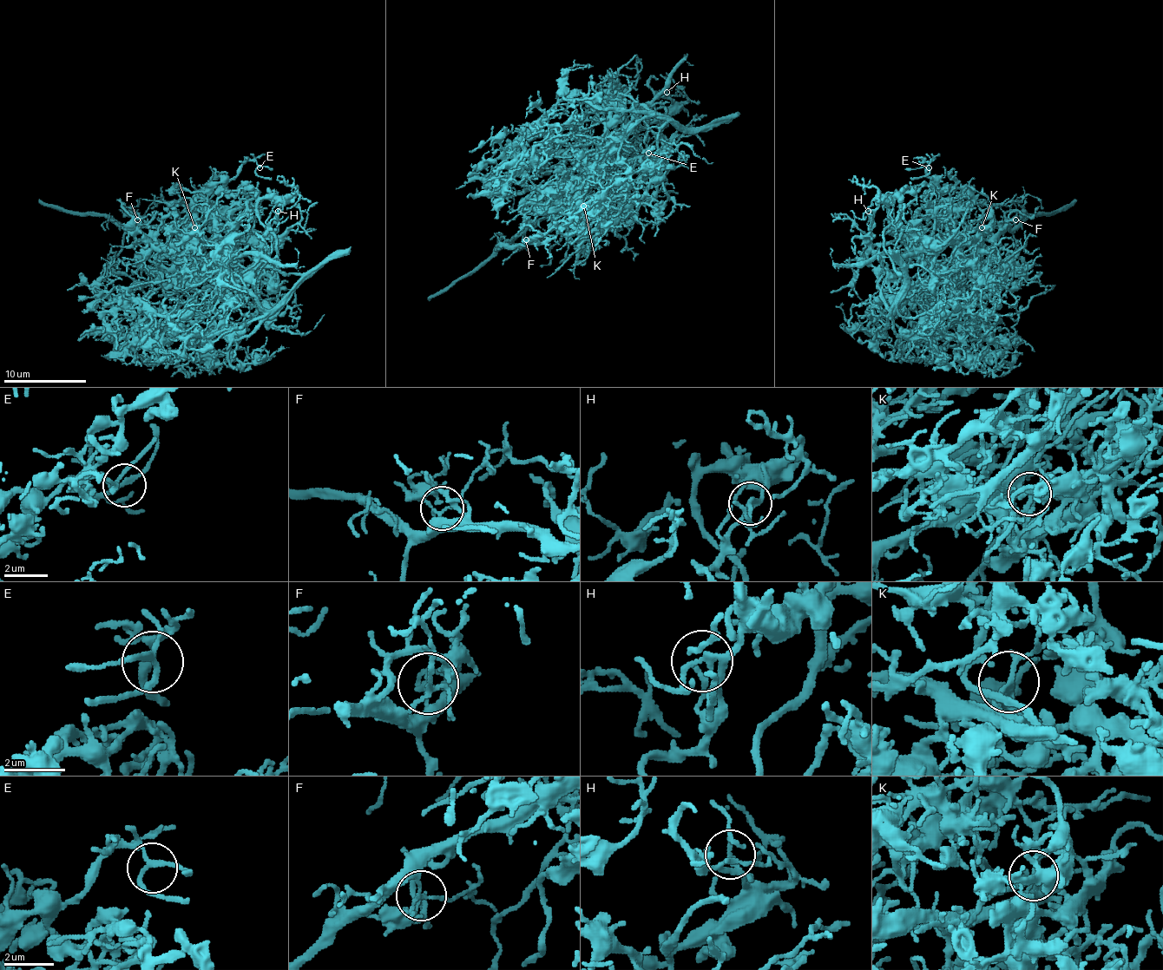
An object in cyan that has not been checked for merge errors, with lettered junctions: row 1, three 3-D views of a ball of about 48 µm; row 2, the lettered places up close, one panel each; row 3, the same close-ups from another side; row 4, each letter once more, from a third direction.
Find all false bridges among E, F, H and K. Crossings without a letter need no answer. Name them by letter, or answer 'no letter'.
K

